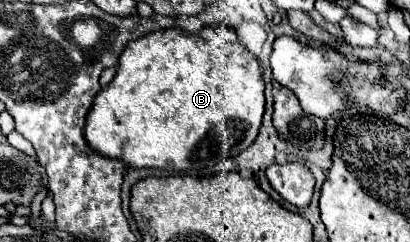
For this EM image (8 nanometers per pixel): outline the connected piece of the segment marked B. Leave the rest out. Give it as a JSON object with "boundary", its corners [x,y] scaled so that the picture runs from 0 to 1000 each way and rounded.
{"boundary":[[[537,99],[537,107],[493,107],[483,140],[459,140],[439,116],[405,116],[405,124],[380,124],[366,140],[351,140],[346,157],[317,174],[307,207],[293,231],[293,273],[278,314],[278,331],[244,372],[244,388],[229,405],[229,438],[215,471],[210,496],[210,579],[220,612],[234,628],[249,628],[249,645],[288,653],[307,686],[322,694],[390,694],[390,702],[415,702],[415,711],[454,711],[454,702],[483,702],[483,694],[512,694],[532,678],[546,653],[571,653],[580,628],[600,620],[629,562],[634,512],[639,512],[639,471],[644,471],[644,331],[639,331],[639,281],[634,248],[580,174],[580,140],[566,107]]]}

